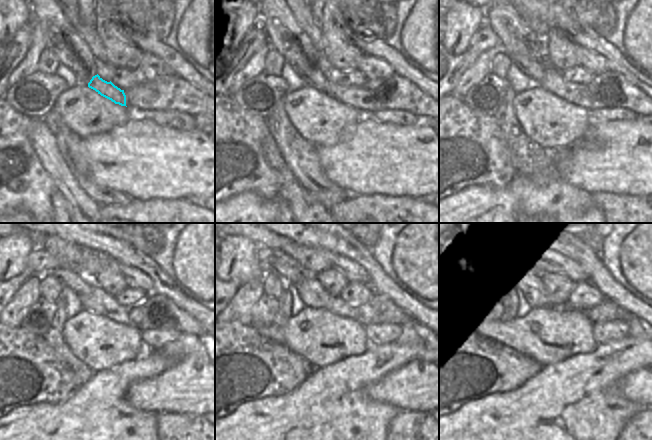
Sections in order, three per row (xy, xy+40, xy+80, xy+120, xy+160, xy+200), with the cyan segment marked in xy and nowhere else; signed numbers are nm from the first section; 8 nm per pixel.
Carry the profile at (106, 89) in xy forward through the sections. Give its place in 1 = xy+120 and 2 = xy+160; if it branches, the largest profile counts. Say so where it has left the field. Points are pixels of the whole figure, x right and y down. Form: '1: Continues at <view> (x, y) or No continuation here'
1: Continues at xy+120 (77, 281)
2: Continues at xy+160 (291, 273)

